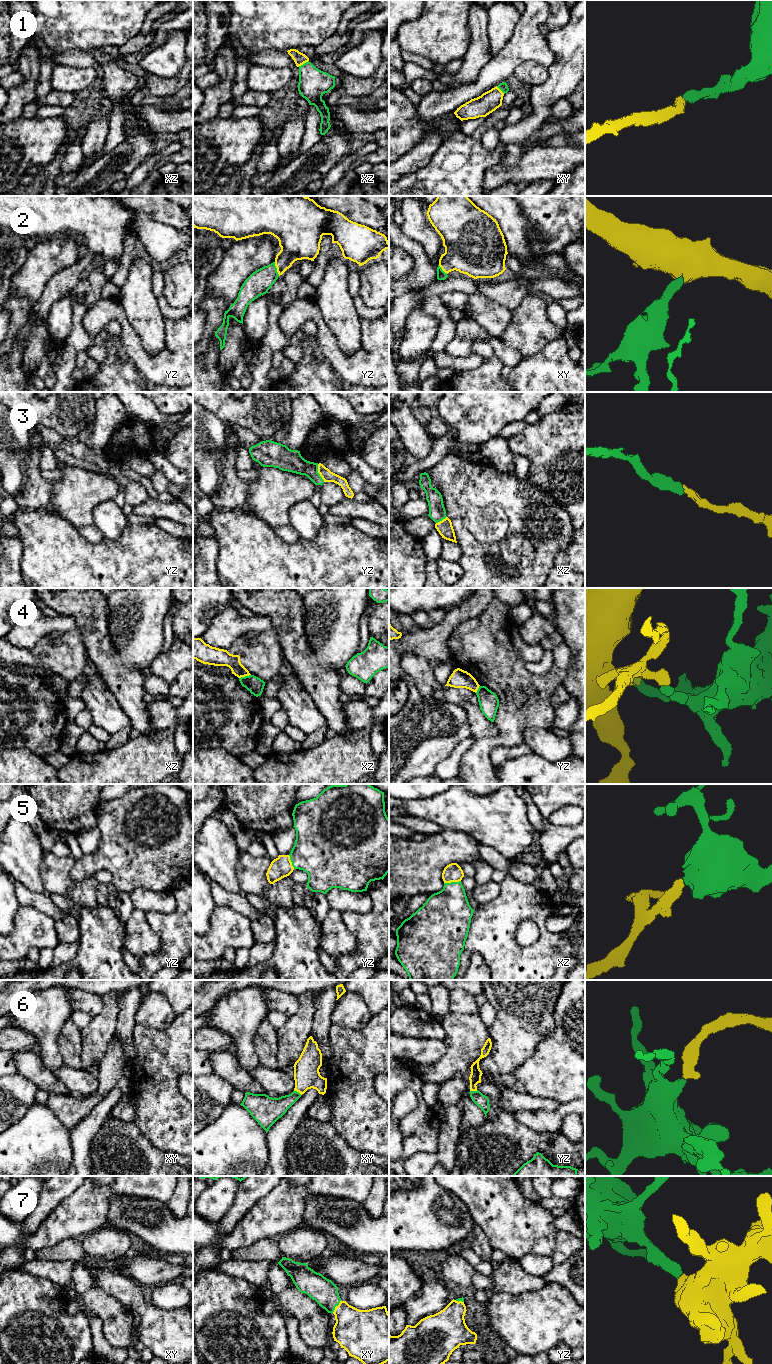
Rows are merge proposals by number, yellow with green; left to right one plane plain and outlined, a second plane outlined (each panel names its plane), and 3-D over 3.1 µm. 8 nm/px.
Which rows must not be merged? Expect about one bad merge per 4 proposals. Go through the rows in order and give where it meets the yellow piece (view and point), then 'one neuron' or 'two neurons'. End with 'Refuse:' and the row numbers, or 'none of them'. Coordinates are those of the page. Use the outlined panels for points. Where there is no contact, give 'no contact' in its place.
1: contact xz (303, 63); one neuron
2: contact yz (277, 269); one neuron
3: contact yz (318, 472); one neuron
4: contact xz (244, 676); two neurons
5: contact xz (452, 881); one neuron
6: contact xy (298, 1091); one neuron
7: contact xy (336, 1306); one neuron
Refuse: 4

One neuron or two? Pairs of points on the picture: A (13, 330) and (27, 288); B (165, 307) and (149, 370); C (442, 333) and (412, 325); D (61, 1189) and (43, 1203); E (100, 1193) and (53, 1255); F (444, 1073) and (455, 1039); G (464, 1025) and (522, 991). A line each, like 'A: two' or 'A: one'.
A: two
B: two
C: two
D: one
E: two
F: one
G: two

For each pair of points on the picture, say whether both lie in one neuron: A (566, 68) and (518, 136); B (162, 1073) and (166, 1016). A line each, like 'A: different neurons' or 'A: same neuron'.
A: same neuron
B: different neurons

